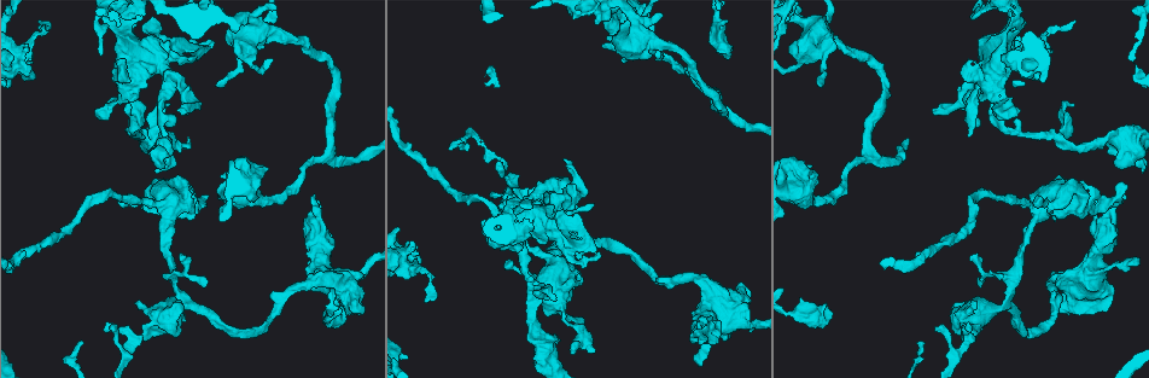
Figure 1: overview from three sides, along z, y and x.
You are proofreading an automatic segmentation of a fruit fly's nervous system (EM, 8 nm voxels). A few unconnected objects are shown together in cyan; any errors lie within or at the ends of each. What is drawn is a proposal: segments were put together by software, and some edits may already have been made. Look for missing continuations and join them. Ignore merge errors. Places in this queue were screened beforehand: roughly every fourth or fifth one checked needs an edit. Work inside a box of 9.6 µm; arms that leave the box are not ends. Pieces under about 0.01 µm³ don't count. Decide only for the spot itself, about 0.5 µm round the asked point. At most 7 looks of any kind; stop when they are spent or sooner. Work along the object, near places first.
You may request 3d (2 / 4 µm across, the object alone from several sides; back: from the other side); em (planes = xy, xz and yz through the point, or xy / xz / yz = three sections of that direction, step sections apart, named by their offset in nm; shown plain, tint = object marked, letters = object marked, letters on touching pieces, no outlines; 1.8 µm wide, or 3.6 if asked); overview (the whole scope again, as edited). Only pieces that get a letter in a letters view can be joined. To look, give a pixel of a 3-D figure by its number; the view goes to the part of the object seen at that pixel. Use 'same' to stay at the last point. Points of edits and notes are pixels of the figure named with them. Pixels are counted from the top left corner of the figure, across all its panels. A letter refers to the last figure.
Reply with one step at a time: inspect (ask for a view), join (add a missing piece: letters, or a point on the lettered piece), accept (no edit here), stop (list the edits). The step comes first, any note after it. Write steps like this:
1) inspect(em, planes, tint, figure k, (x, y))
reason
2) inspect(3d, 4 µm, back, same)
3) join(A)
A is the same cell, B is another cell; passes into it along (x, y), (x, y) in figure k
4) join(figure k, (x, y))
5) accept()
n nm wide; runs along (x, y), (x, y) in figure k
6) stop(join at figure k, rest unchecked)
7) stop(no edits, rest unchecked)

inspect(em, planes, letters, figure 1, (574, 236))
three arms meet

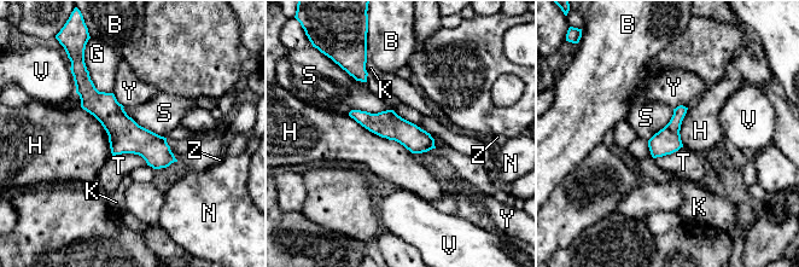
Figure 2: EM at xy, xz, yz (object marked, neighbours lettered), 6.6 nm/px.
accept()
B, G, H, K, N, S, T, V, Y and Z are other cells; runs along (85, 80), (135, 139), (171, 158) in figure 2; none of them fits

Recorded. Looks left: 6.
inspect(3d, 4 µm, figure 1, (1125, 166))
free end

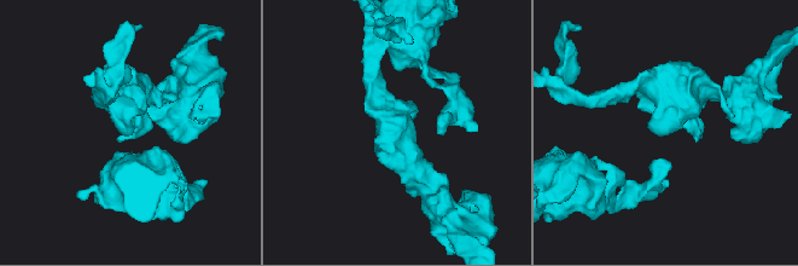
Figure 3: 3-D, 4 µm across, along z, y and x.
inspect(em, xz, step 4, plain, figure 3, (665, 132))

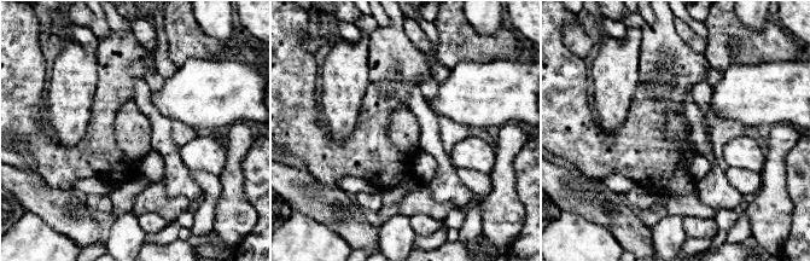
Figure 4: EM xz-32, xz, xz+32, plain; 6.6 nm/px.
inspect(em, xz, step 4, letters, same)
see the neighbours

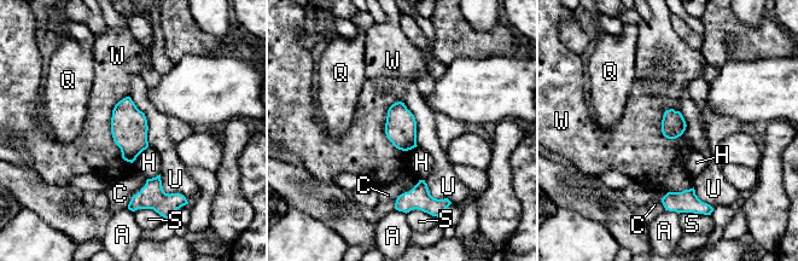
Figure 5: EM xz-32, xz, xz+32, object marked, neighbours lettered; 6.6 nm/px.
accept()
W touches over 460 nm; A, C, H, Q, S, U and W are other cells; border along (126, 96), (111, 137), (132, 163) in figure 5; no lettered piece goes on from it

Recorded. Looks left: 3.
inspect(3d, 4 µm, figure 1, (319, 202))
thick end

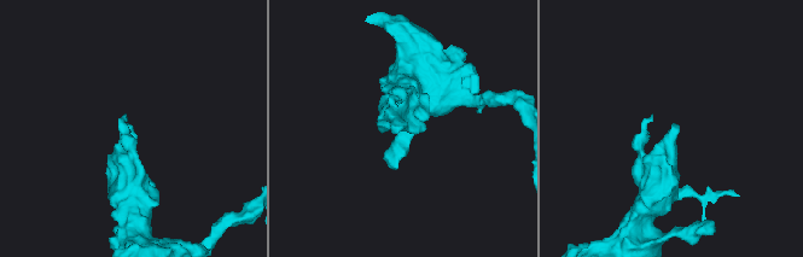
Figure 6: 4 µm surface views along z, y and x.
inspect(em, planes, letters, figure 6, (395, 133))
need the tissue

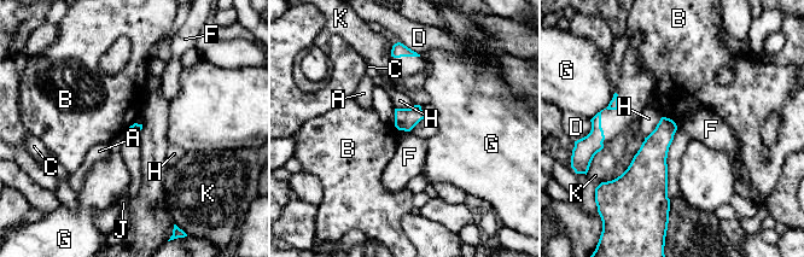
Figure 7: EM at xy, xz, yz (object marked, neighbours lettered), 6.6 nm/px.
accept()
A, B, C, D, F, G, H, J and K are other cells; border along (675, 123), (677, 127) in figure 7; no lettered piece goes on from it

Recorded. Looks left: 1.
stop(no edits, rest unchecked)

